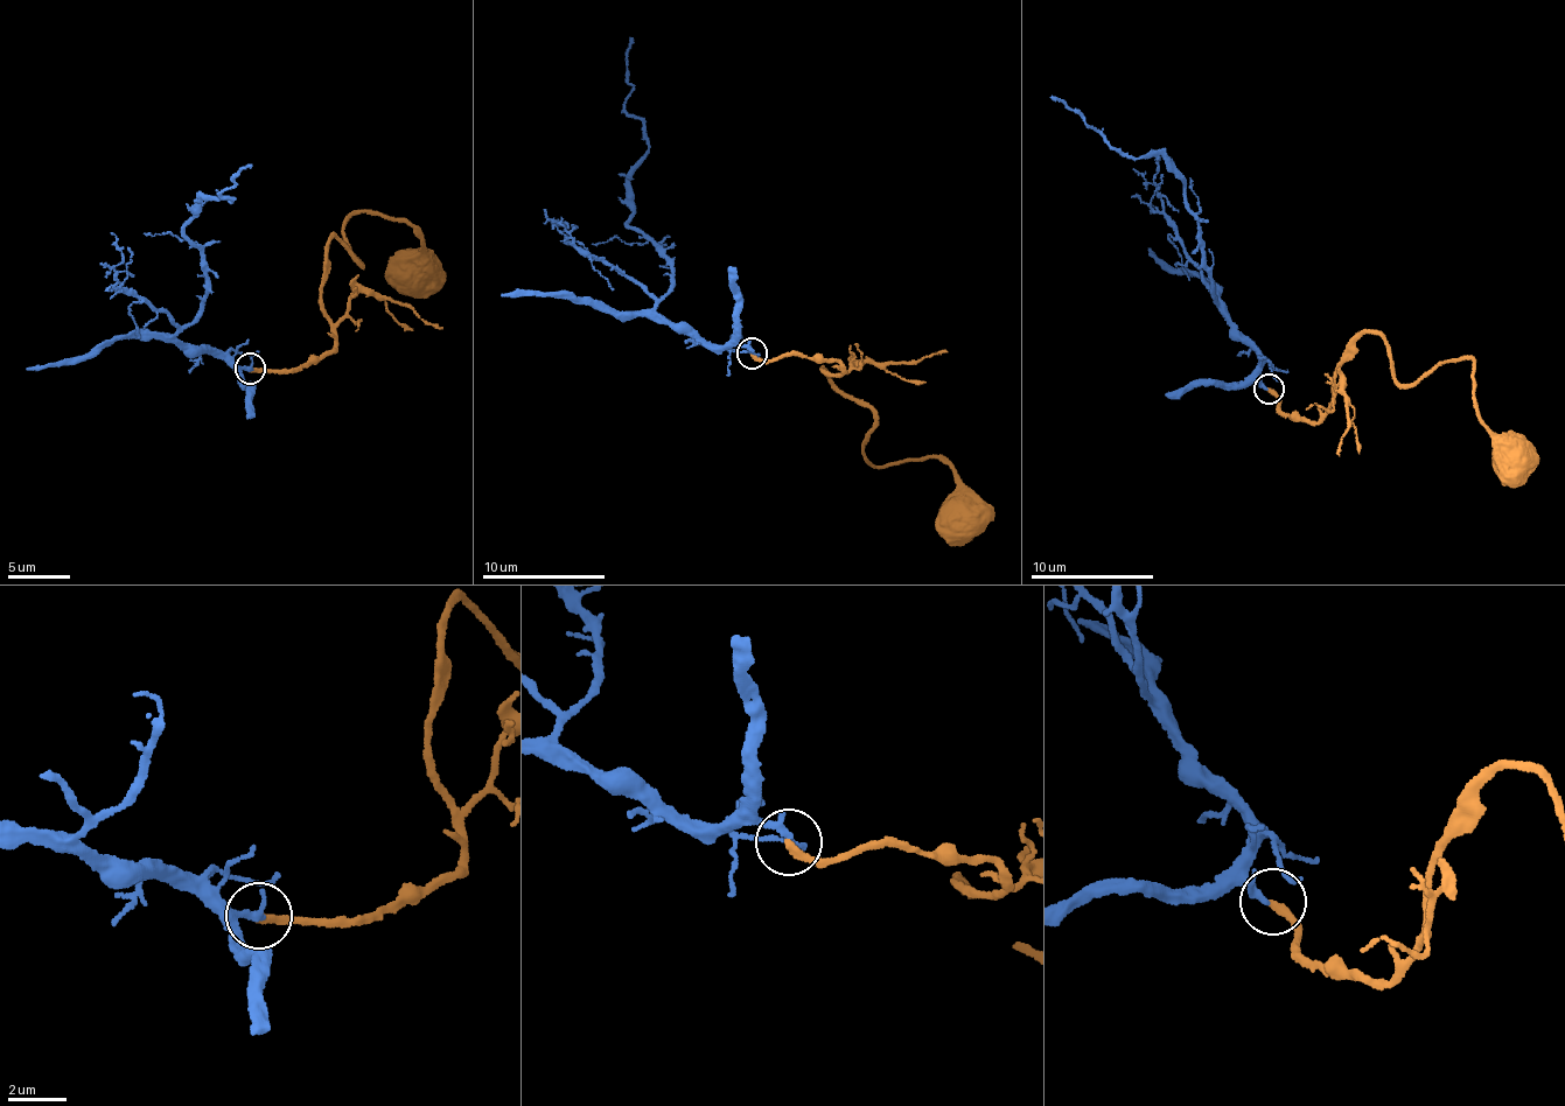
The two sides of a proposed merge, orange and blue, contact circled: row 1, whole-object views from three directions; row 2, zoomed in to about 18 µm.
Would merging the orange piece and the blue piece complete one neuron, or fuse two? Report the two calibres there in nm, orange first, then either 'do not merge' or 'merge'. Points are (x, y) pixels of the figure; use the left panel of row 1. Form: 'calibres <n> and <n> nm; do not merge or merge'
calibres 280 and 180 nm; merge

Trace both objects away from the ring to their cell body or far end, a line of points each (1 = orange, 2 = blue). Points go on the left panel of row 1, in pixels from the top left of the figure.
1: (249, 369), (332, 354), (321, 278), (330, 239), (361, 265), (342, 230), (354, 214), (413, 229), (407, 270)
2: (250, 370), (175, 338), (207, 292), (202, 253), (183, 223), (198, 198), (235, 201), (219, 194), (252, 165)

